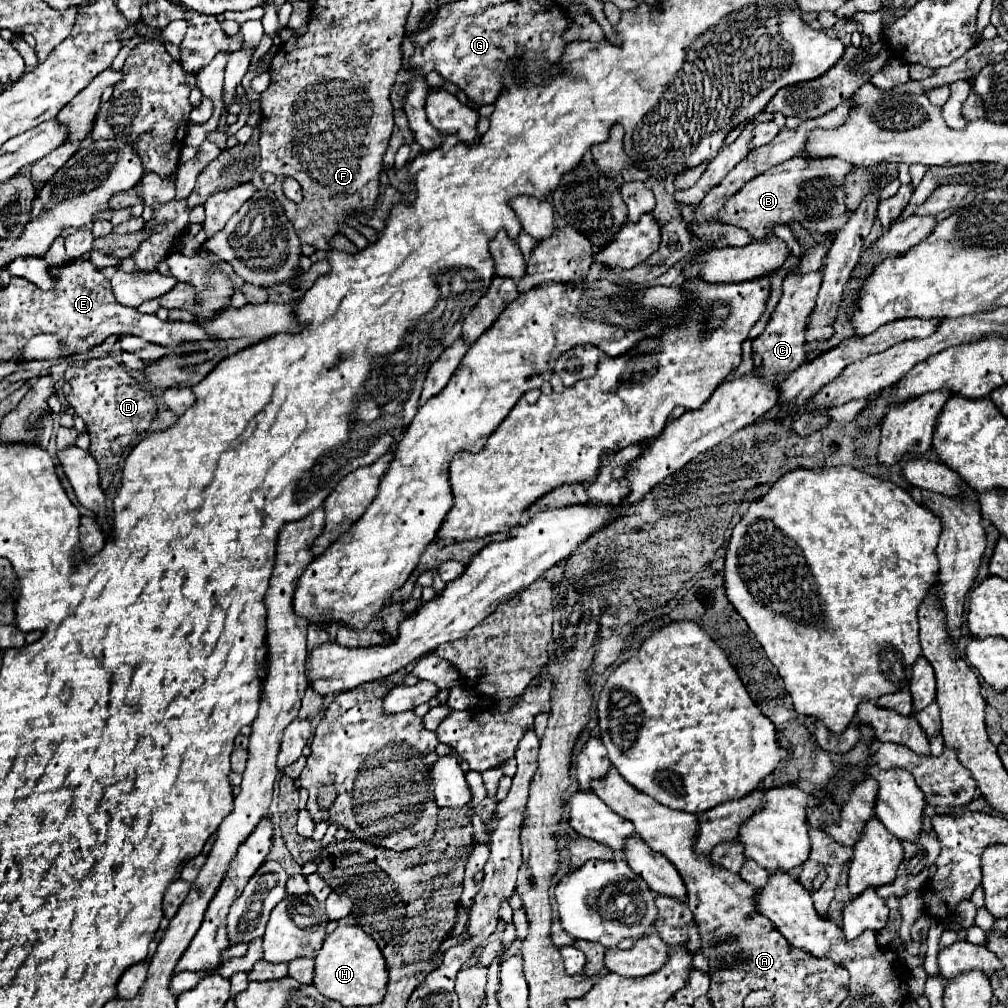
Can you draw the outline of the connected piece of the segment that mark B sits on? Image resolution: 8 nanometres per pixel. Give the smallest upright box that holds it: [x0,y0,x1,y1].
[716,155,854,239]

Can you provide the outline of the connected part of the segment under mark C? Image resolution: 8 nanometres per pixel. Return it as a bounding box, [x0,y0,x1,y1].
[752,271,822,379]

